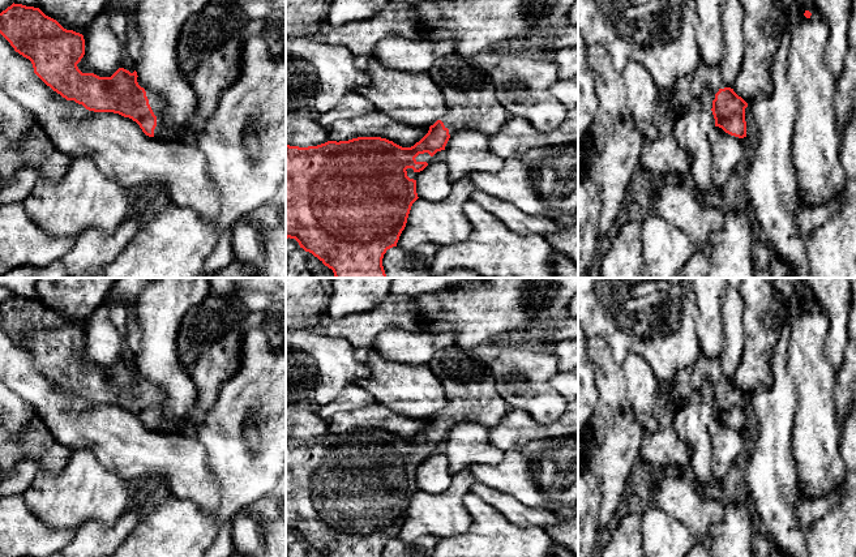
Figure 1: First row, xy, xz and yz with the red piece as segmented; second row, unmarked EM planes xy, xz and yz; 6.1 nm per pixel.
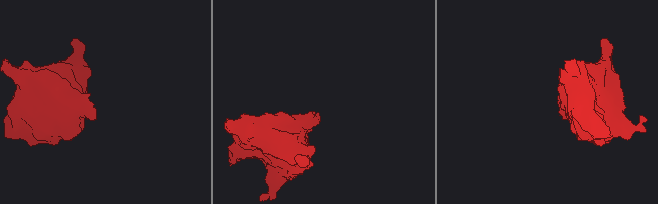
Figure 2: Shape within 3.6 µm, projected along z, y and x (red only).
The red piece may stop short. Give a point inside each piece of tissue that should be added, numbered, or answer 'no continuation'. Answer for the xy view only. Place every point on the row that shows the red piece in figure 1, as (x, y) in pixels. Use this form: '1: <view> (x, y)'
1: xy (155, 102)

